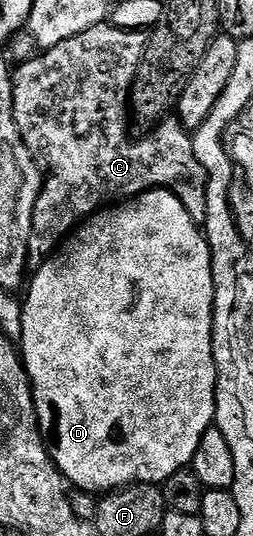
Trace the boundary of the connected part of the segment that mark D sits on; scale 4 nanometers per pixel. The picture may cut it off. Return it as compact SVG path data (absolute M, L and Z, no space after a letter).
M157 189L154 191L143 191L142 194L136 196L135 199L125 199L115 205L109 205L102 211L89 215L63 243L56 249L56 254L46 262L39 264L35 268L34 274L31 276L30 282L27 284L28 300L23 300L22 306L22 337L18 340L19 350L22 352L24 360L24 369L28 373L28 381L32 385L32 400L36 403L36 422L40 424L40 434L46 440L46 446L52 456L52 462L56 464L56 468L64 476L69 484L72 483L76 487L81 487L84 491L100 491L99 493L107 493L110 491L119 491L122 487L131 487L133 483L155 483L163 485L170 477L174 477L174 473L185 470L189 466L188 463L194 458L192 470L202 481L207 490L214 488L222 488L229 490L234 481L236 474L234 473L234 457L231 456L230 447L226 444L226 439L222 436L220 430L214 425L216 418L216 362L214 361L214 341L212 334L214 333L214 273L212 272L212 258L210 257L210 249L208 248L208 240L201 228L198 226L197 220L190 217L190 213L182 205L182 201L178 201L178 197L173 191Z

